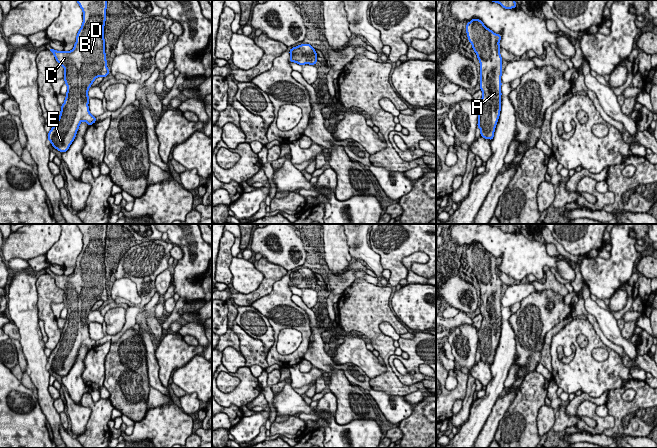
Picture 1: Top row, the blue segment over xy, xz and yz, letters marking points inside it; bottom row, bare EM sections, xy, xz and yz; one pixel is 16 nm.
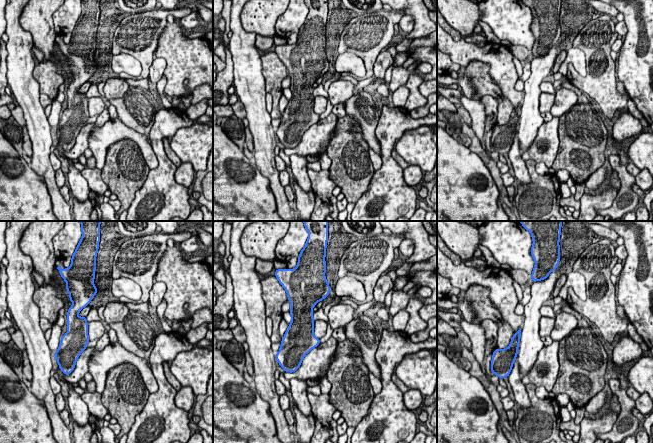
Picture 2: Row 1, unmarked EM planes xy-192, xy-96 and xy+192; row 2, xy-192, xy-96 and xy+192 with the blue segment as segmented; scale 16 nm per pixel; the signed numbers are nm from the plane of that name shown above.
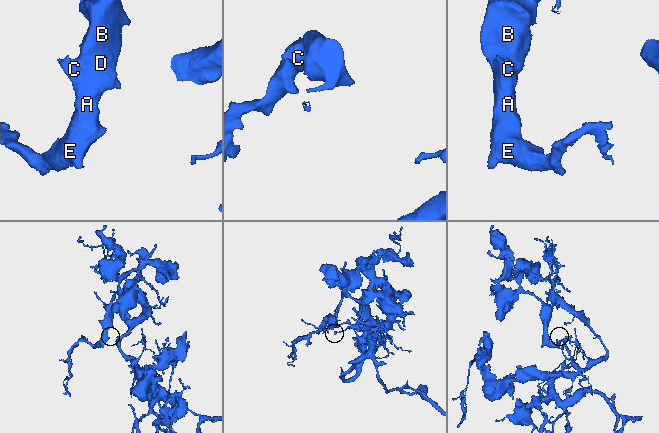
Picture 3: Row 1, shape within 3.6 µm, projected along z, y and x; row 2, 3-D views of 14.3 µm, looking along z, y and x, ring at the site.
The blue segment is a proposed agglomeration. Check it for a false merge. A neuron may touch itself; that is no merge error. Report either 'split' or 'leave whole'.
leave whole

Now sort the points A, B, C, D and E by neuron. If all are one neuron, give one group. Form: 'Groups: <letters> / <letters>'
Groups: A B C D E

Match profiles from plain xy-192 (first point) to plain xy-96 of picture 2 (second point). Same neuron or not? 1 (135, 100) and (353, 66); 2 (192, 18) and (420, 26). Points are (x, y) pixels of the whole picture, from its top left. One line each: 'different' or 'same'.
1: different
2: different

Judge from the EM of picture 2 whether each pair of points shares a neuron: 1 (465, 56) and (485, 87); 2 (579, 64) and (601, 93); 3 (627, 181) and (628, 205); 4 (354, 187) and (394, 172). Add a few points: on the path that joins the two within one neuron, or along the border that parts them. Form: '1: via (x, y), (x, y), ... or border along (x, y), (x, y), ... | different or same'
1: border along (466, 67), (480, 60), (489, 66), (490, 75) | different
2: border along (587, 70), (584, 76), (576, 72) | different
3: via (627, 187), (627, 199) | same
4: border along (374, 170), (368, 189), (356, 202) | different

